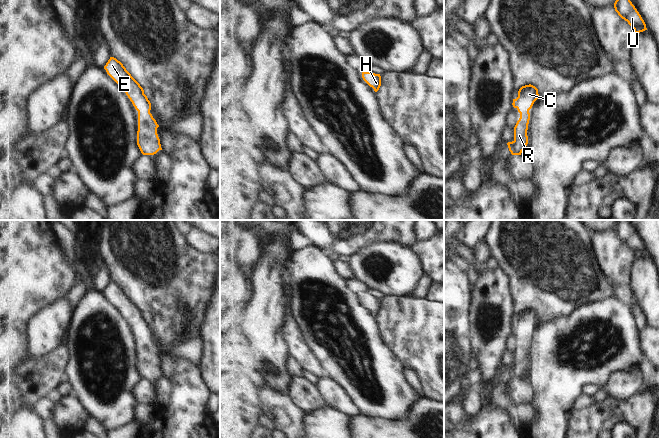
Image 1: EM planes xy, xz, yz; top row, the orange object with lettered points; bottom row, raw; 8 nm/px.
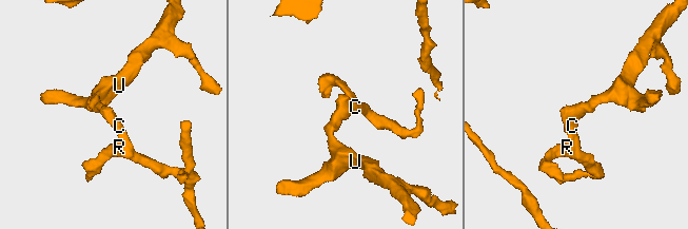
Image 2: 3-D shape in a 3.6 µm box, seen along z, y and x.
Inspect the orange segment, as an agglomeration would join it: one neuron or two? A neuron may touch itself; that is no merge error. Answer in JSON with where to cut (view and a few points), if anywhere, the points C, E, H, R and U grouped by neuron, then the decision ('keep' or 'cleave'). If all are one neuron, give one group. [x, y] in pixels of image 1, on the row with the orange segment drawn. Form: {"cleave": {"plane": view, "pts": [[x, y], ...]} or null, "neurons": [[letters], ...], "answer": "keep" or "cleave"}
{"cleave": null, "neurons": [["C", "E", "H", "R", "U"]], "answer": "keep"}

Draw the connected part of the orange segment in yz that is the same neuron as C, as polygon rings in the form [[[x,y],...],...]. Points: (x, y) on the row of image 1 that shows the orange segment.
[[[529,84],[522,86],[518,91],[518,97],[513,99],[512,105],[520,113],[520,118],[514,127],[514,140],[507,143],[512,155],[521,155],[528,144],[527,130],[530,120],[529,110],[538,97],[538,89]]]

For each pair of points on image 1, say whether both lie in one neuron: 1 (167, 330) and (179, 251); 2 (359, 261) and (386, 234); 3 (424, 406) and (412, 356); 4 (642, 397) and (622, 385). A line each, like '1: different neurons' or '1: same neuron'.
1: same neuron
2: different neurons
3: different neurons
4: different neurons

